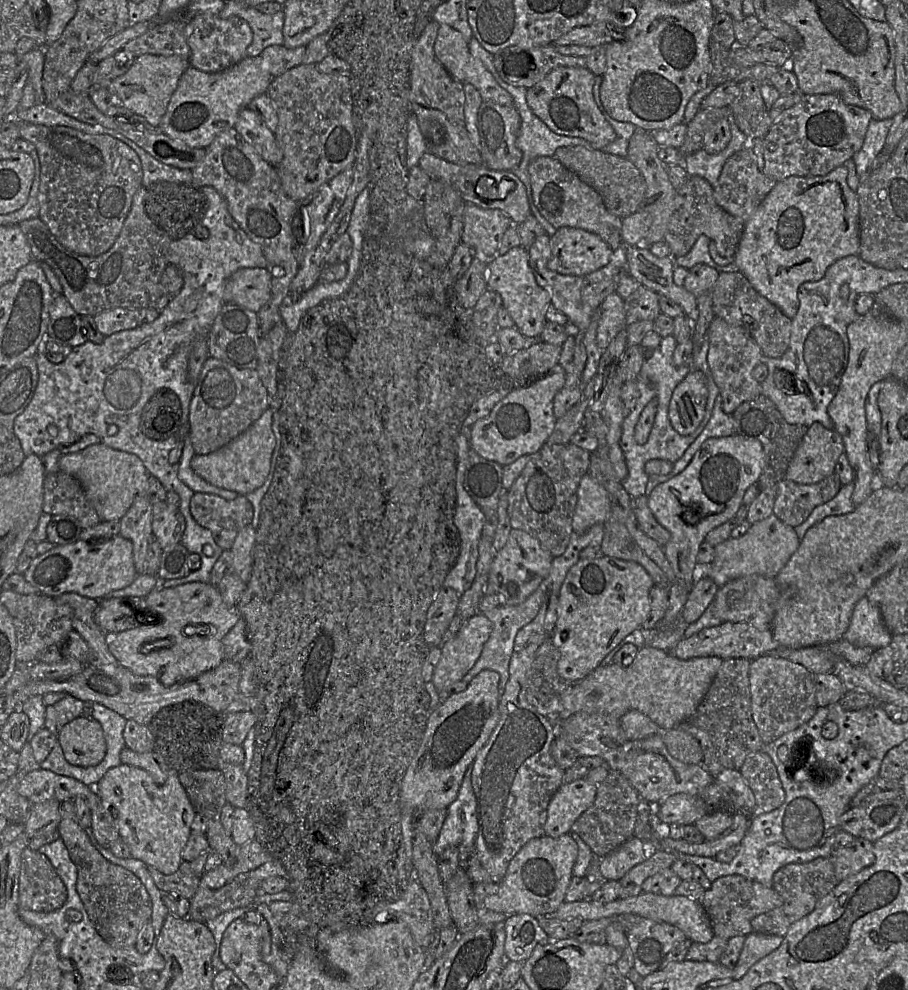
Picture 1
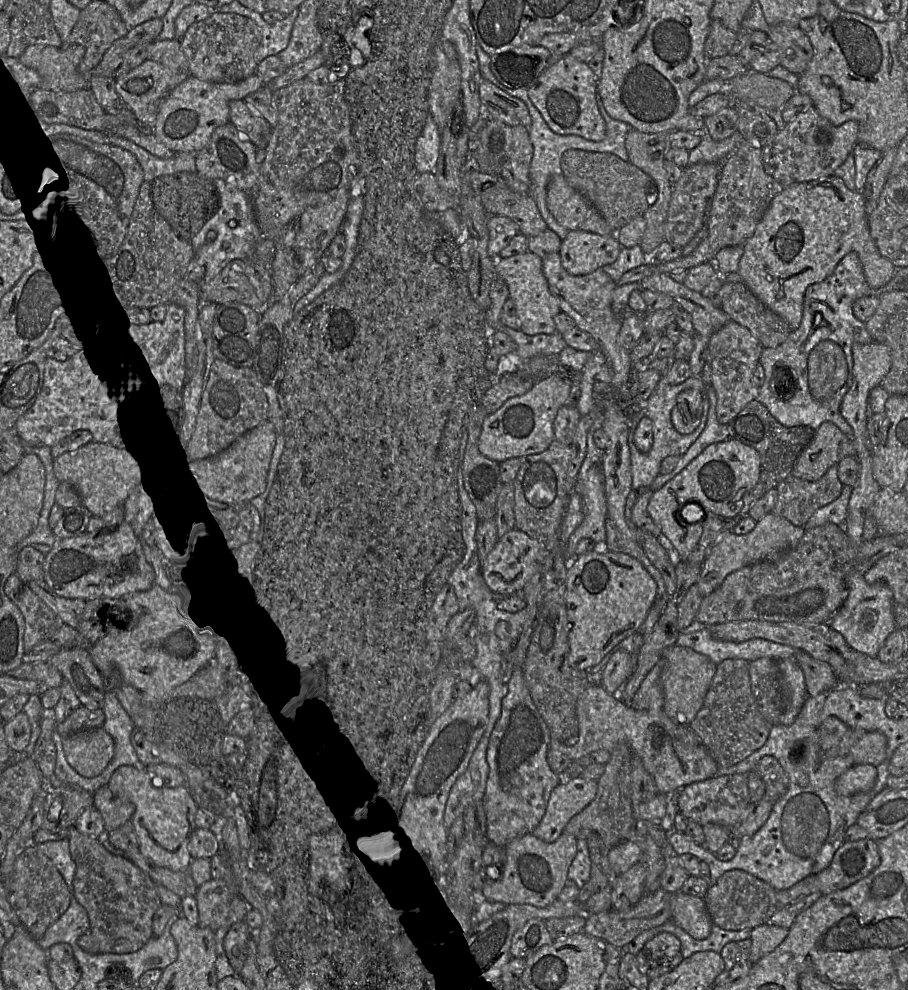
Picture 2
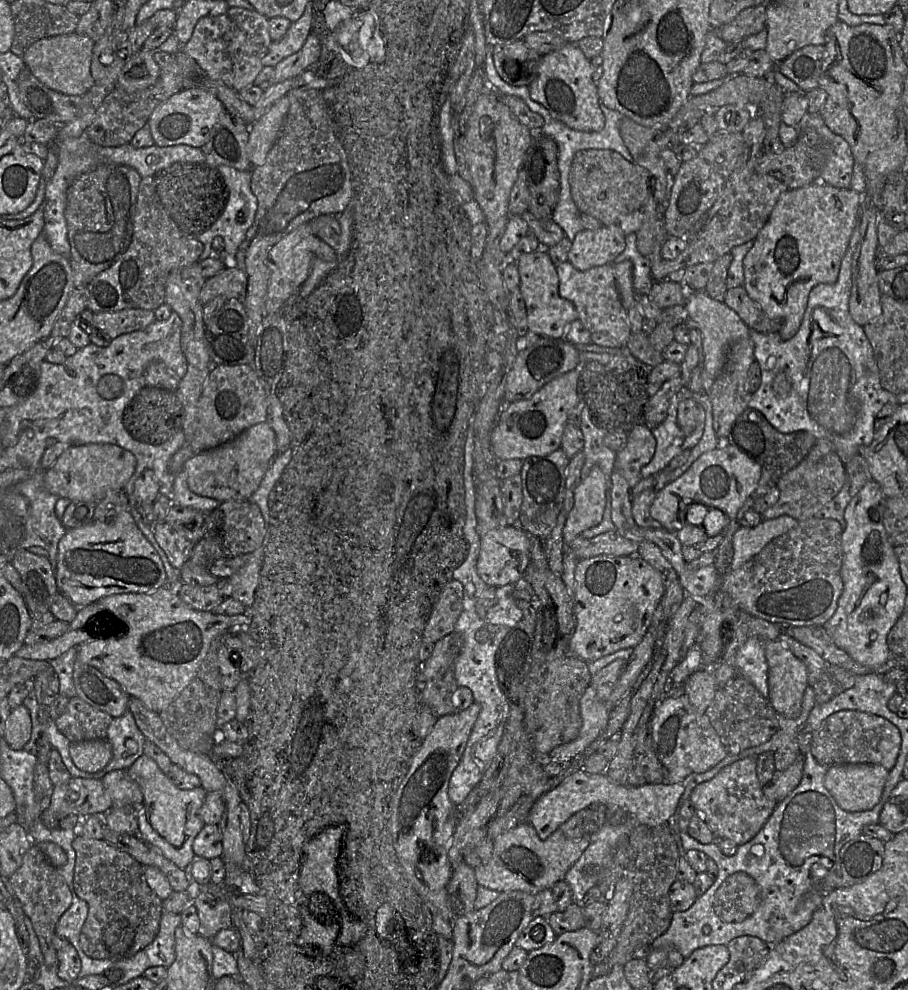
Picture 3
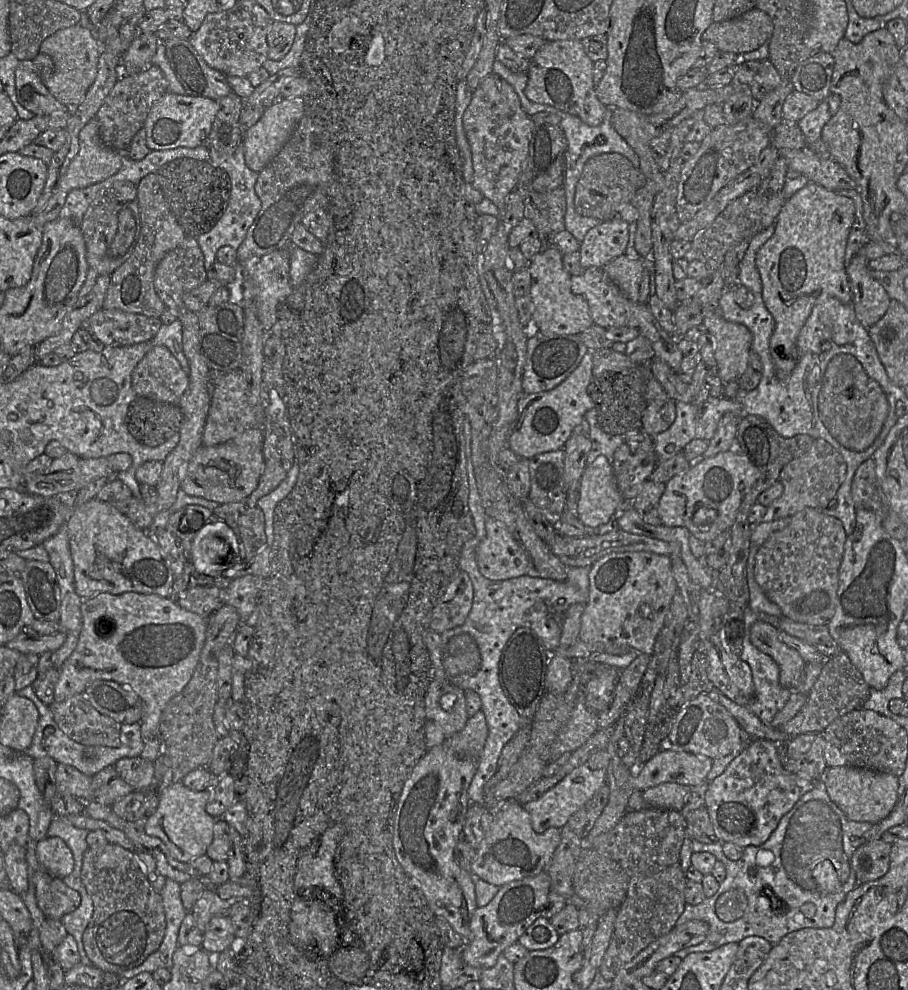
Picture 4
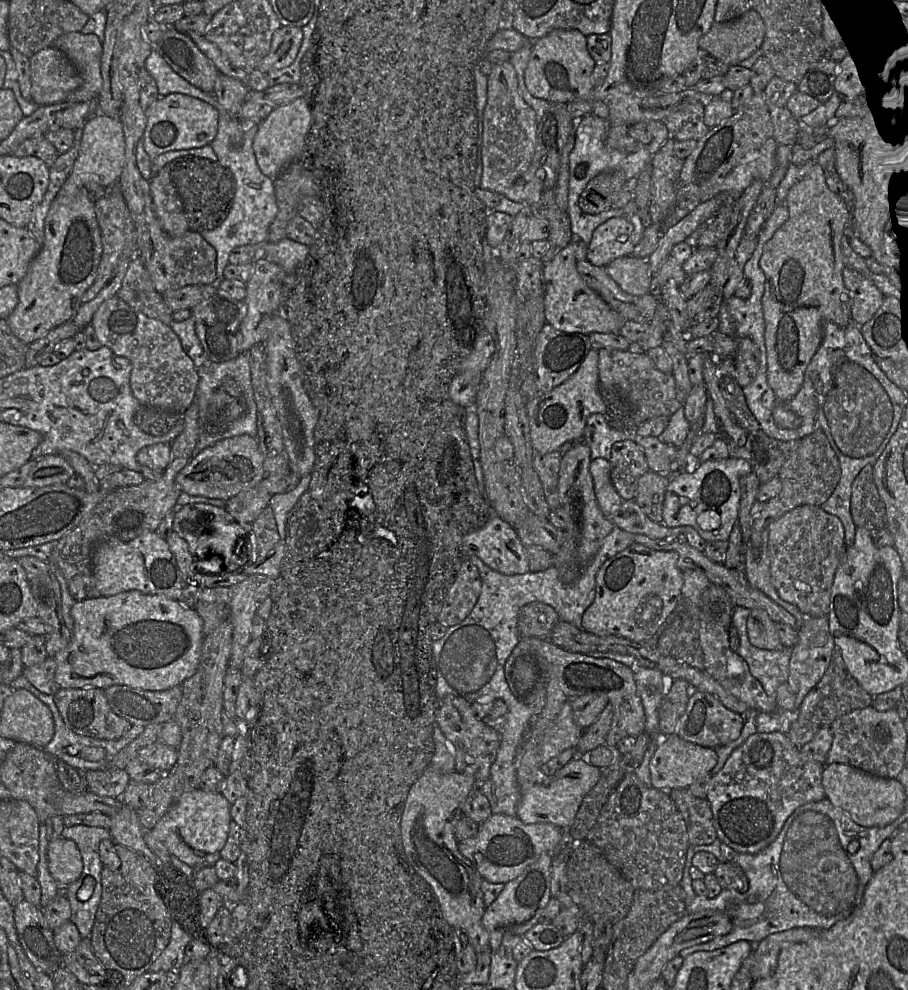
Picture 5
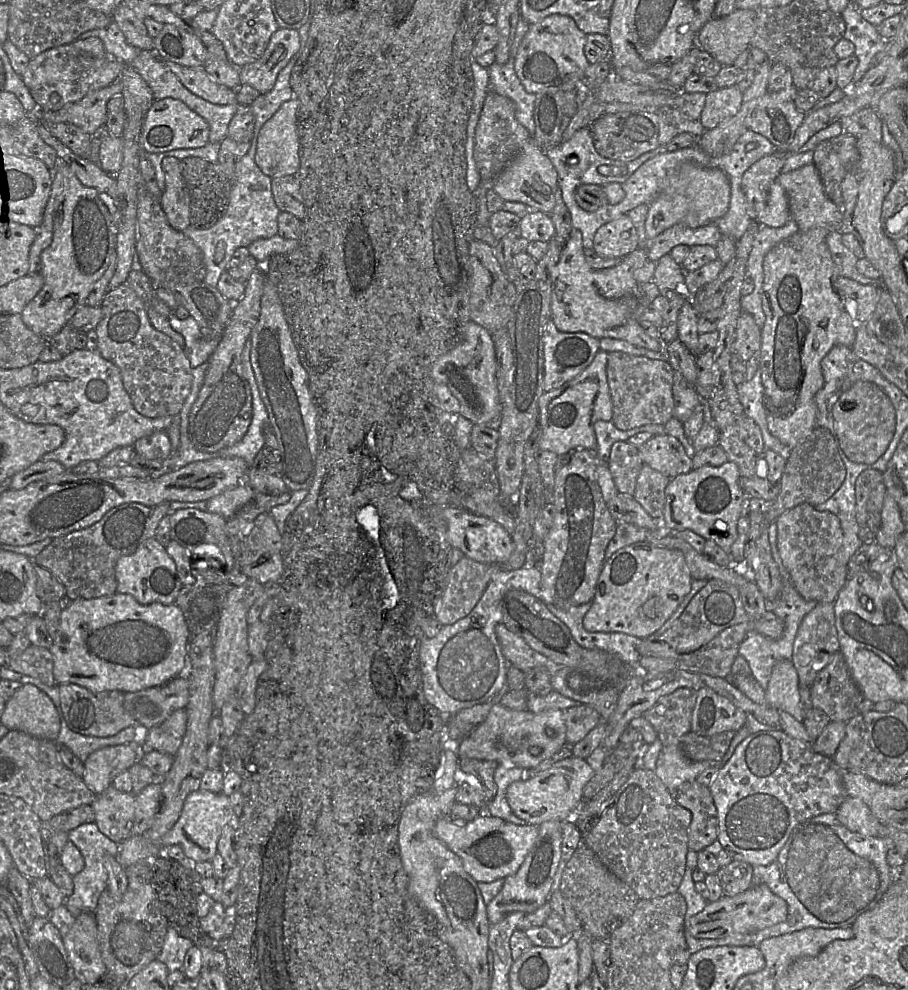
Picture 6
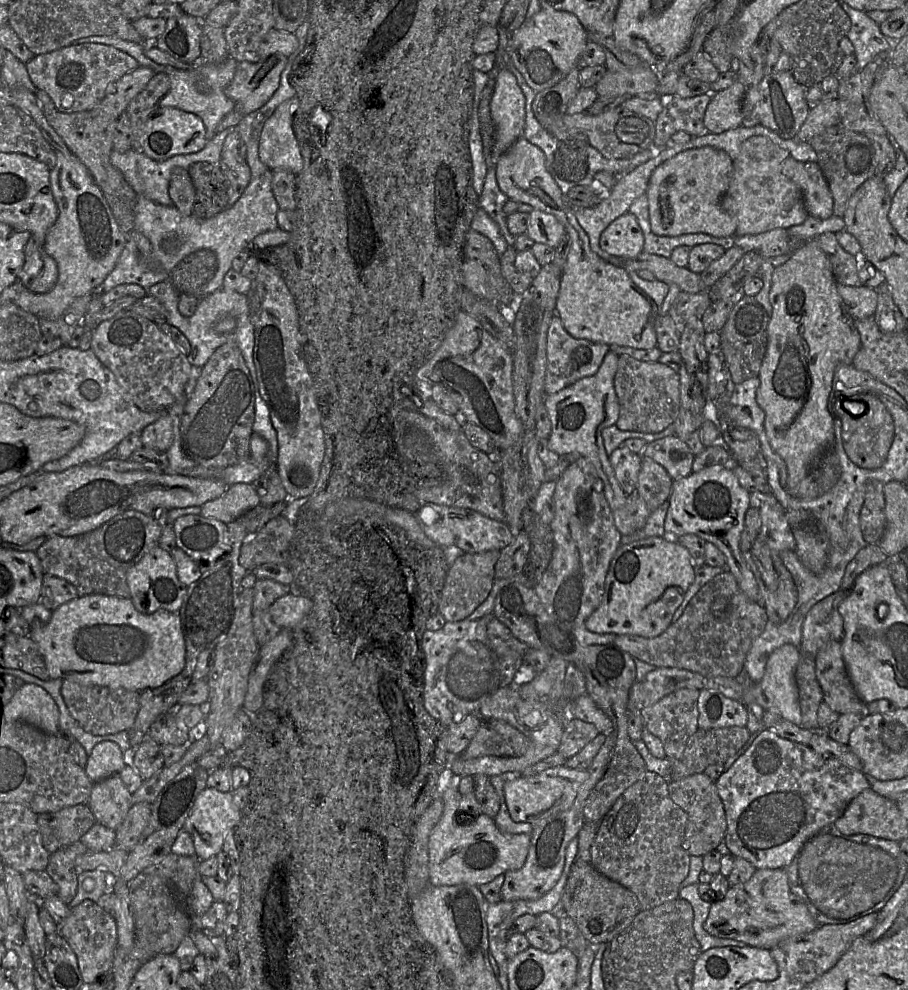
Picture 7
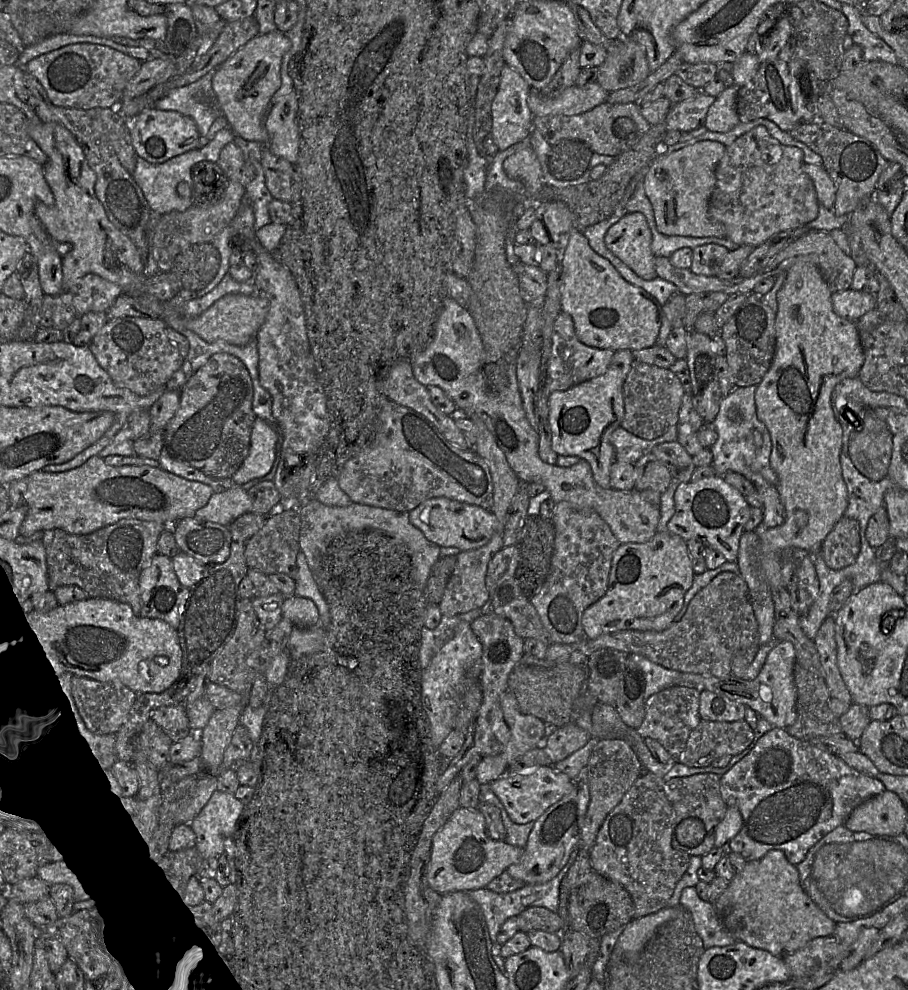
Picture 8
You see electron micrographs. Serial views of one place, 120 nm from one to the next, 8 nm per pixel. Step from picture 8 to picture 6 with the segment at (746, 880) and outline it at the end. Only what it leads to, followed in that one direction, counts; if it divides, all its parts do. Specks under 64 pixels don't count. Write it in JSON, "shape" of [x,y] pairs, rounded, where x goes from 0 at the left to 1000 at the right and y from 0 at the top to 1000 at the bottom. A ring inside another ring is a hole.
{"shape":[[[831,893],[809,905],[795,905],[789,911],[779,912],[771,922],[759,928],[757,940],[767,948],[794,948],[808,944],[826,943],[851,935],[865,930],[867,923],[868,916],[865,909],[854,904],[845,894]]]}

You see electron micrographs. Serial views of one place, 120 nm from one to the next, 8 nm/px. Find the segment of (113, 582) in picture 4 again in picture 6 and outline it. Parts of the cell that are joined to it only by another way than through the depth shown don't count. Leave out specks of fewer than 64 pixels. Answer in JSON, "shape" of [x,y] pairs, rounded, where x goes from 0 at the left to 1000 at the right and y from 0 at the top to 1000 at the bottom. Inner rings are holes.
{"shape":[[[171,542],[160,545],[146,560],[131,564],[127,571],[127,582],[129,598],[145,601],[157,611],[170,608],[192,610],[203,592],[195,582],[192,567]]]}

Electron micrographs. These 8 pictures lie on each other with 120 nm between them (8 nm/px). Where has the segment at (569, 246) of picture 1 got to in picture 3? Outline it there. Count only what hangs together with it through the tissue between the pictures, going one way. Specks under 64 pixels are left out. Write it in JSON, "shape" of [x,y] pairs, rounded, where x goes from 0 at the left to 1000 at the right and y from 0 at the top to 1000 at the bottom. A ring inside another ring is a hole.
{"shape":[[[682,226],[663,227],[653,232],[642,231],[630,242],[626,265],[635,273],[674,267],[689,248],[689,237]]]}

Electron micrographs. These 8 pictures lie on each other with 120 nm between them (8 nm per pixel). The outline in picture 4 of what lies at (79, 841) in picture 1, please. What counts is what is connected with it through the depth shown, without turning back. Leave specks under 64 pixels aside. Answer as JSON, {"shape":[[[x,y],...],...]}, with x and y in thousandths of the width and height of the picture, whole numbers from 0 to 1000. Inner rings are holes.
{"shape":[[[119,852],[112,857],[97,857],[91,864],[89,889],[102,909],[104,921],[91,943],[91,954],[101,974],[112,981],[135,983],[155,975],[174,960],[183,939],[183,926],[177,902],[164,890],[149,860]]]}

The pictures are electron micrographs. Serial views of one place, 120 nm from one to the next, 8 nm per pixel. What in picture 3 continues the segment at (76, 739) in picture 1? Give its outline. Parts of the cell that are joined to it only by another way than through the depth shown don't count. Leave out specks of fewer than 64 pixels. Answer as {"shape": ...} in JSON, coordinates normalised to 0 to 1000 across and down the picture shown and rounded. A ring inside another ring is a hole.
{"shape":[[[118,746],[78,751],[76,763],[89,779],[105,781],[112,778],[123,766],[123,754]]]}

